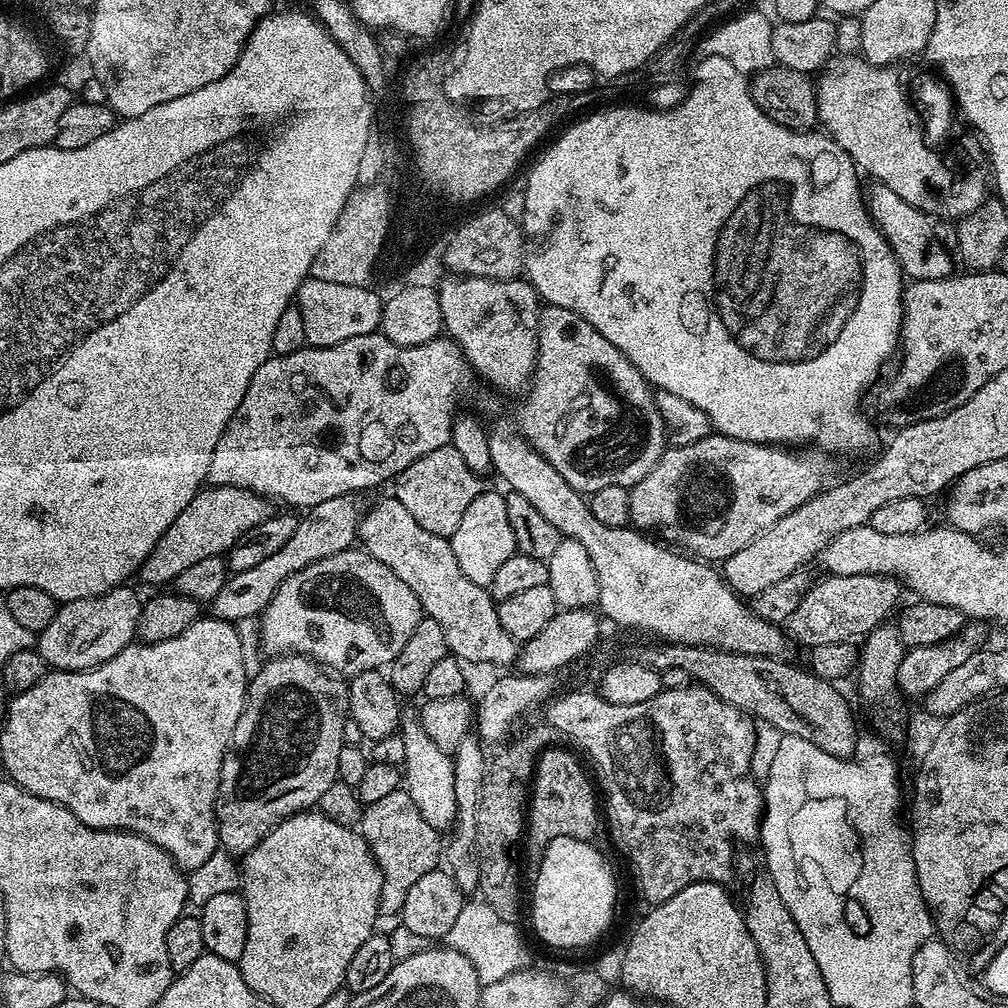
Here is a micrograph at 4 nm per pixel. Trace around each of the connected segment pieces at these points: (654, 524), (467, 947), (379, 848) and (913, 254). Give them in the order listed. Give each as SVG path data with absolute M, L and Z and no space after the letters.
M723 434L707 436L692 442L690 446L665 447L654 470L650 470L642 482L630 489L632 524L649 533L661 532L669 545L701 561L723 562L730 554L742 550L742 546L754 542L754 538L774 526L778 518L786 518L790 510L798 510L798 506L833 483L832 464L828 461L831 459L820 454L803 456L800 452L803 451L771 444L755 444Z
M472 899L462 906L459 925L450 933L451 947L458 948L462 954L466 954L466 958L470 958L470 966L474 966L481 985L498 982L500 978L521 971L525 967L524 940L520 937L519 927L498 918L498 914L494 914L483 899Z
M397 790L394 794L386 794L386 798L381 798L379 802L367 805L364 809L364 817L360 819L358 831L364 837L365 842L368 843L368 849L372 851L372 856L376 860L376 865L380 868L380 877L384 880L382 882L382 890L380 891L380 907L378 909L379 915L392 916L403 913L404 903L406 902L406 894L410 894L410 886L414 886L414 882L418 882L418 878L422 878L422 874L427 872L437 871L438 865L442 860L442 836L435 828L430 826L430 822L426 822L426 818L422 818L422 813L418 811L418 806L414 806L414 798L410 798L410 794L403 790Z
M876 182L871 185L872 189L867 189L866 203L869 213L881 234L888 240L888 244L892 247L892 252L896 256L896 261L909 281L914 280L946 280L953 275L952 256L953 253L949 249L940 244L939 238L935 236L933 221L930 219L929 213L920 212L914 206L910 206L910 202L902 202L902 198L898 198L898 194L894 194L894 190L890 190L890 186Z

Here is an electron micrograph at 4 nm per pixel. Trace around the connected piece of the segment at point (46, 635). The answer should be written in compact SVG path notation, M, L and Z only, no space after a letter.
M128 586L111 588L104 596L65 600L59 605L50 626L38 633L34 647L40 653L45 665L57 672L81 672L87 668L97 668L110 658L114 658L122 649L136 640L136 627L140 617L141 597L136 597Z

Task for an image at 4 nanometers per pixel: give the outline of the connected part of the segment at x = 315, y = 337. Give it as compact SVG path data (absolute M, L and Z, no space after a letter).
M322 278L308 279L298 286L294 307L302 314L308 344L313 348L338 346L346 338L377 331L380 326L381 297L376 297L368 286L338 286L338 282L322 282Z

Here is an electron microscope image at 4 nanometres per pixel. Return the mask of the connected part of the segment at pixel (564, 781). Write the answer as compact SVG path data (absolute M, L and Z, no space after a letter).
M547 748L539 753L530 785L530 803L526 813L526 856L543 856L554 838L591 841L596 832L598 792L589 773L588 776L584 773L583 766L566 749Z

